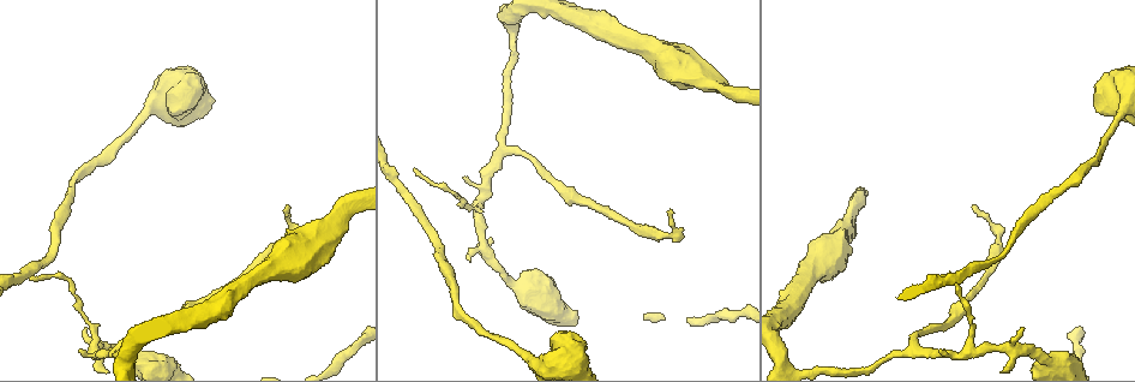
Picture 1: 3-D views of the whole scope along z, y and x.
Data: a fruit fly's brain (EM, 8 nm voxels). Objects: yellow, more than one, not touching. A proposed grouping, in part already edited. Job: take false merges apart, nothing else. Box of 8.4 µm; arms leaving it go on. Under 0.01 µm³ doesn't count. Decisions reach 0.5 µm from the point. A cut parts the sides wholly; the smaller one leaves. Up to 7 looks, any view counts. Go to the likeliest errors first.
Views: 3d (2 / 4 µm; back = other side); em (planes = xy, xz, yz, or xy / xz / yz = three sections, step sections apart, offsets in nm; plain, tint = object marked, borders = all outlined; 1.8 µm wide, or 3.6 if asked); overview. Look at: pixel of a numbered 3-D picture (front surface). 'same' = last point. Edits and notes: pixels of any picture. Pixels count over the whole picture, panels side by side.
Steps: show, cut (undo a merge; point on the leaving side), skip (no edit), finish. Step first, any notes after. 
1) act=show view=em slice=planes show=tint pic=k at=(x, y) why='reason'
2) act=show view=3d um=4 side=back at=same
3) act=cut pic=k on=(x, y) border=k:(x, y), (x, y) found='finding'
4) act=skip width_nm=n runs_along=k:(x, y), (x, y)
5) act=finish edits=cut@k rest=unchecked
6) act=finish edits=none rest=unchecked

act=show view=em slice=planes show=tint pic=1 at=(481, 205) why='abrupt turn'

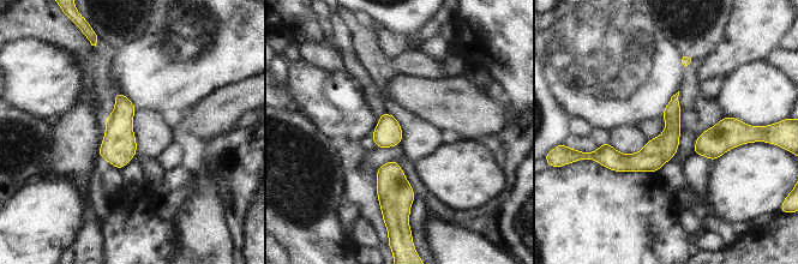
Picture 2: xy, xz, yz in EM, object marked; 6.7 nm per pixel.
act=skip runs_along=2:(674, 98), (672, 132), (644, 160), (601, 157) found='one neuron here'

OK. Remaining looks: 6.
act=show view=em um=3.6 slice=xy step=8 show=tint pic=1 at=(998, 237) why='abrupt turn'

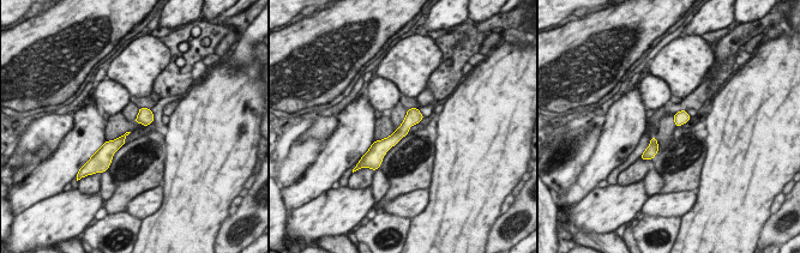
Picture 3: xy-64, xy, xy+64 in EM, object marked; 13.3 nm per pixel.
act=show view=em um=3.6 slice=planes show=tint at=same

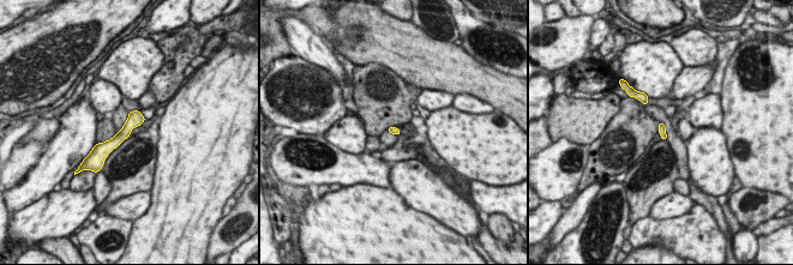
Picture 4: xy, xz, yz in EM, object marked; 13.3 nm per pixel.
act=skip width_nm=100 runs_along=4:(136, 113), (126, 130), (98, 152) found='all the same neuron'

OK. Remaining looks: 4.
act=show view=em um=3.6 slice=xy step=8 show=tint pic=1 at=(565, 358) why='abrupt turn'

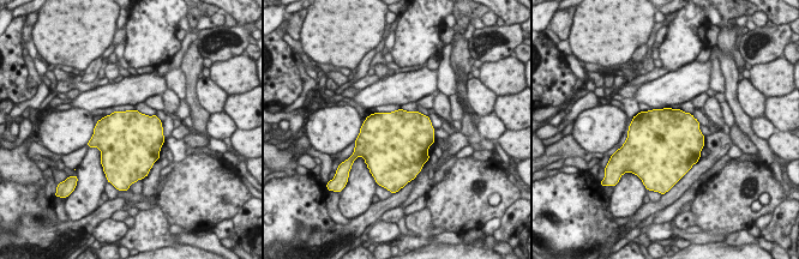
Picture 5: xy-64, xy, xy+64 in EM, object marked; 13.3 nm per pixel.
act=show view=em um=3.6 slice=planes show=tint at=same why='another direction'

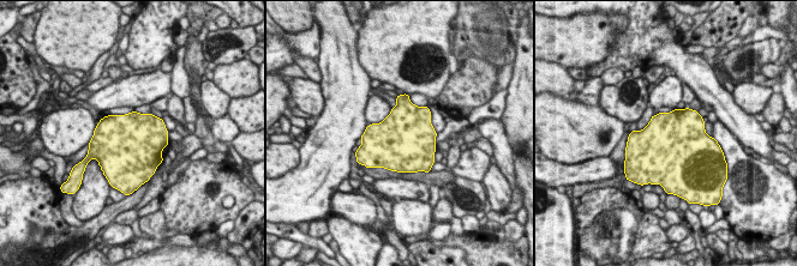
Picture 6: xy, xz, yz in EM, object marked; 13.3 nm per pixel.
act=skip width_nm=850 found='all the same neuron'

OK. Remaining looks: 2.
act=finish edits=none rest=unchecked

